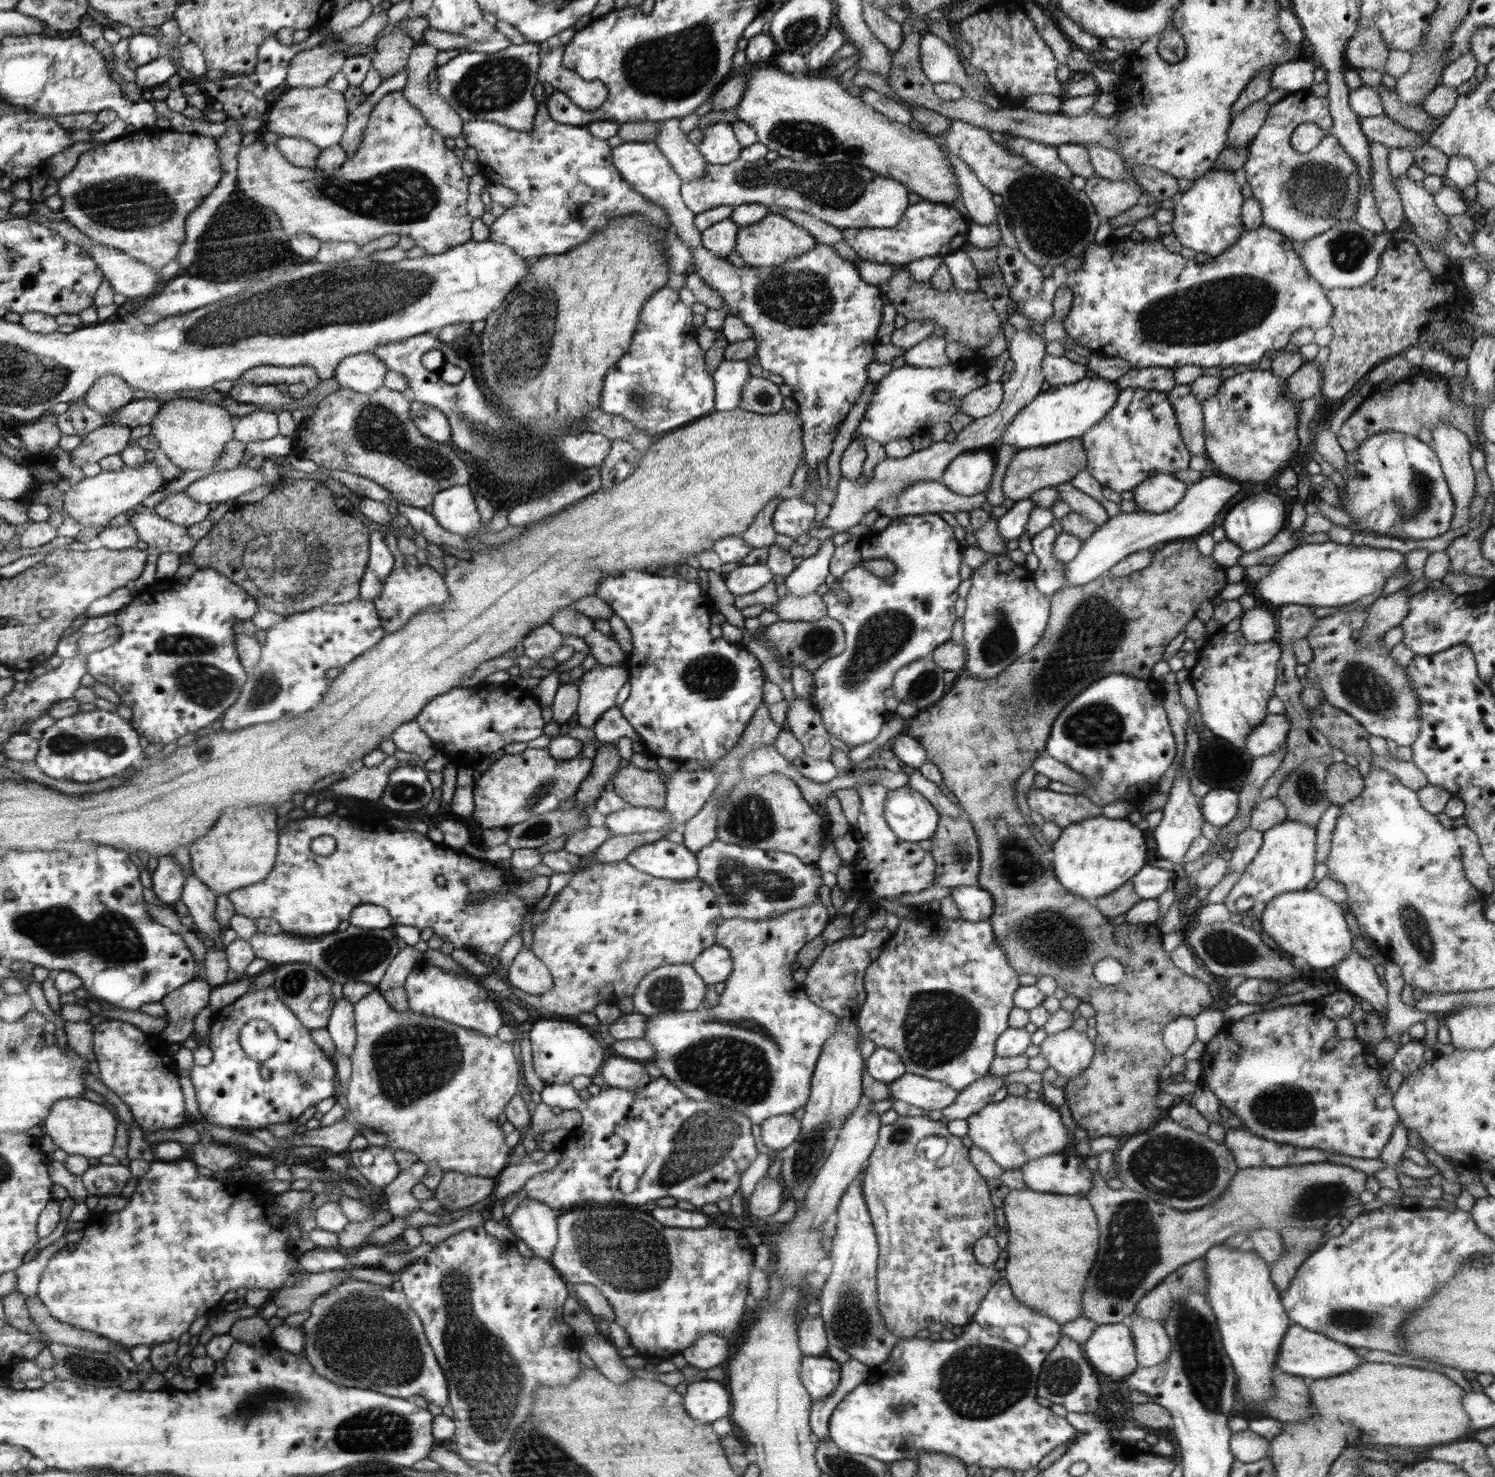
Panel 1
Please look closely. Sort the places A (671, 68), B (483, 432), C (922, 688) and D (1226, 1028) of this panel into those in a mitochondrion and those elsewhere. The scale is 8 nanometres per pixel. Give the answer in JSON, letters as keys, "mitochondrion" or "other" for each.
{"A":"mitochondrion","B":"mitochondrion","C":"mitochondrion","D":"other"}

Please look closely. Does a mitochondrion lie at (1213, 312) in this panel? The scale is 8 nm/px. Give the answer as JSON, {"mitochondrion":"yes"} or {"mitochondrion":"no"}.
{"mitochondrion":"yes"}

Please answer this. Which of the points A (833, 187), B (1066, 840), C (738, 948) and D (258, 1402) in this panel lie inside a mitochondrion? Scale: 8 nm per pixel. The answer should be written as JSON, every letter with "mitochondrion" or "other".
{"A":"mitochondrion","B":"other","C":"other","D":"mitochondrion"}

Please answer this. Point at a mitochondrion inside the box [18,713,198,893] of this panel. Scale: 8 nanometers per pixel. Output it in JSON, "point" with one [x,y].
{"point":[111,744]}

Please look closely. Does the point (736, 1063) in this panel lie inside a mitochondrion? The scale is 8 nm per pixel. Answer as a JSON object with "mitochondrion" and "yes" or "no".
{"mitochondrion":"yes"}

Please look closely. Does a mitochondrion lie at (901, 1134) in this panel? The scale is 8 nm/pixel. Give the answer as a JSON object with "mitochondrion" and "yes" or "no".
{"mitochondrion":"yes"}

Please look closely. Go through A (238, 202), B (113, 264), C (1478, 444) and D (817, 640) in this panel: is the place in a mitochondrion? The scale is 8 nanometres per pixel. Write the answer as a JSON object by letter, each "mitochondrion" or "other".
{"A":"other","B":"other","C":"other","D":"mitochondrion"}

